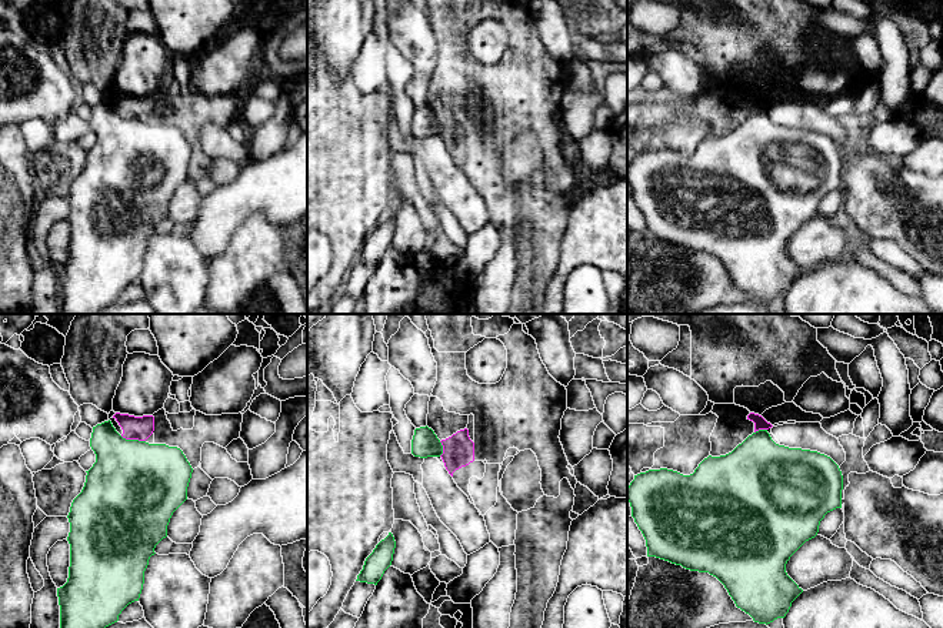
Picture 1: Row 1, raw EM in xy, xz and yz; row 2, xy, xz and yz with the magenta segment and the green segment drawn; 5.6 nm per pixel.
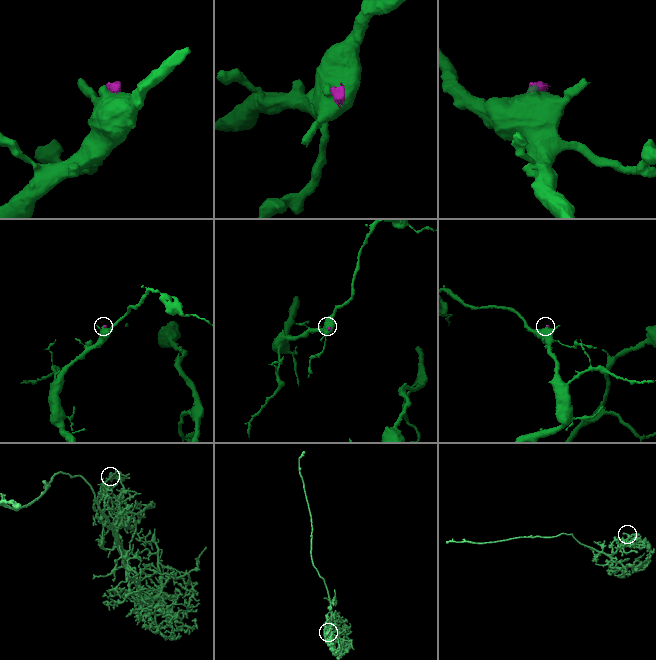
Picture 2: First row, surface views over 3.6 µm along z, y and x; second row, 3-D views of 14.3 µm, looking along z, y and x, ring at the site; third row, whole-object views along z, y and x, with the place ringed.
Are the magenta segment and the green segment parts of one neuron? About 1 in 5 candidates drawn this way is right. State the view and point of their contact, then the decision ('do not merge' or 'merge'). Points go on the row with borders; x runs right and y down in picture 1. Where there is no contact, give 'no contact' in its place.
meets magenta in xy at (133, 438); do not merge

